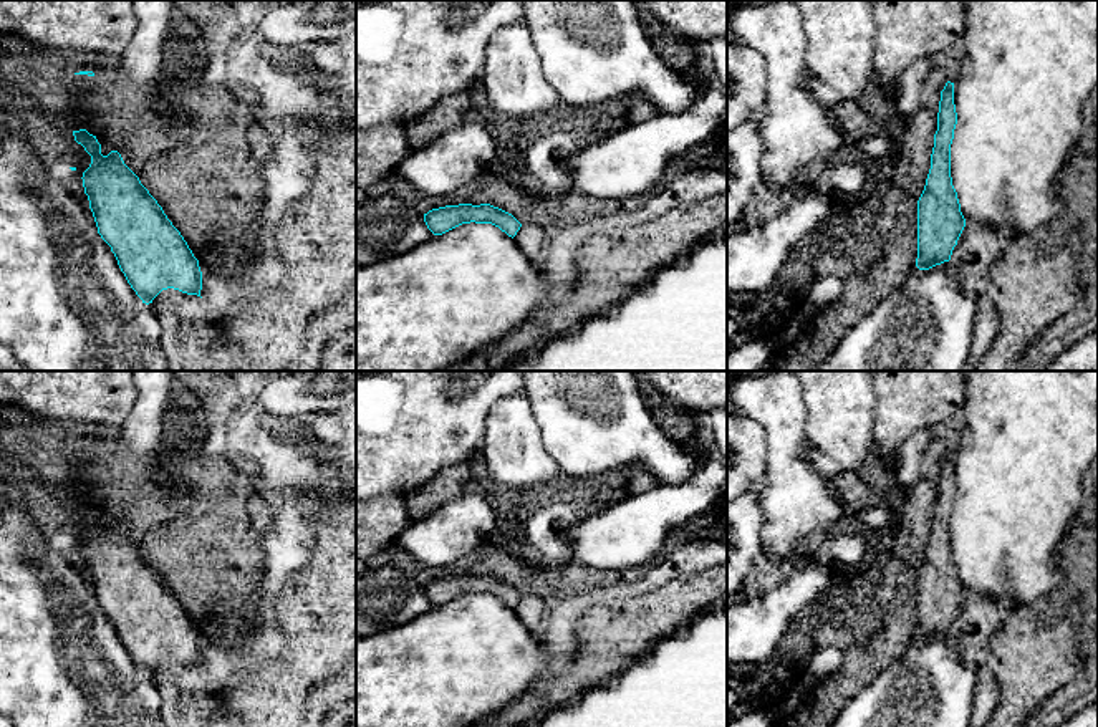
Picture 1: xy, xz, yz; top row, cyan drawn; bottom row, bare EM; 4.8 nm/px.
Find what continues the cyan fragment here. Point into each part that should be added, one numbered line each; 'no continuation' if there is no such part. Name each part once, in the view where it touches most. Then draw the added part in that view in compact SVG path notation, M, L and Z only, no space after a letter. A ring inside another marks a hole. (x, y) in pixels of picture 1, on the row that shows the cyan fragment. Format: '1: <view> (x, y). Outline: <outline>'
no continuation

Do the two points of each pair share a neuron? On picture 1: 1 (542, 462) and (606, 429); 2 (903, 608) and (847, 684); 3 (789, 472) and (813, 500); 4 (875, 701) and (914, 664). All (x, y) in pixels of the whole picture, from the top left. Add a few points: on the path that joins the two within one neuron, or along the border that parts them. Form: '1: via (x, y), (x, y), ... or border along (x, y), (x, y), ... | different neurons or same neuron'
1: border along (537, 421), (544, 446), (560, 472) | different neurons
2: via (885, 626), (880, 641), (860, 666) | same neuron
3: via (792, 479), (807, 494) | same neuron
4: via (885, 694), (905, 674) | same neuron

